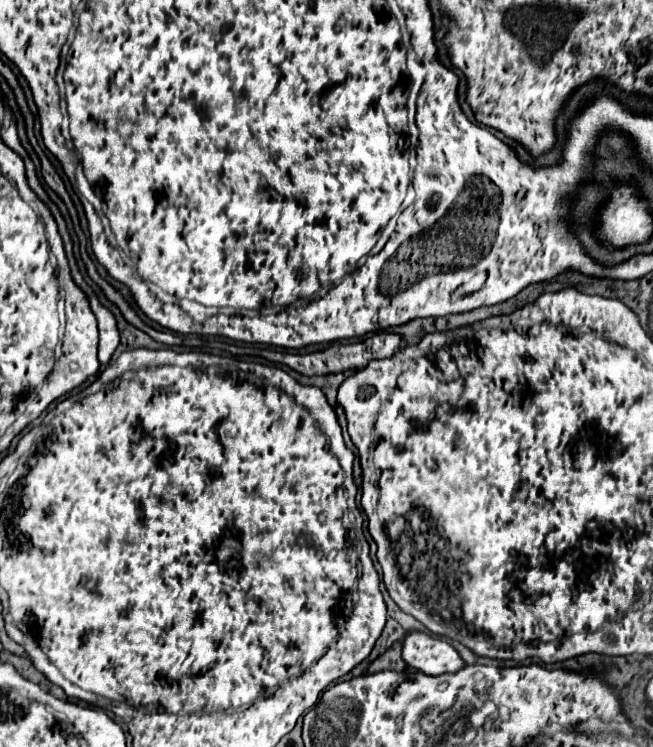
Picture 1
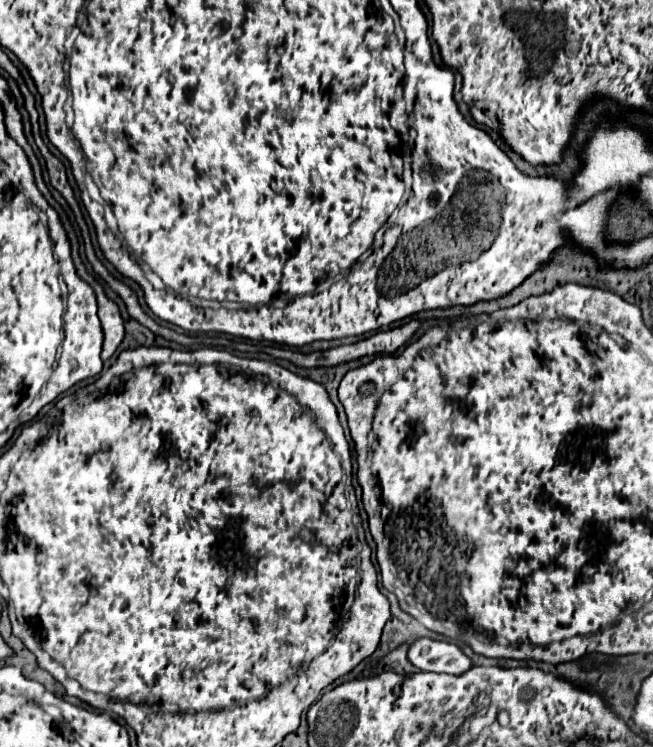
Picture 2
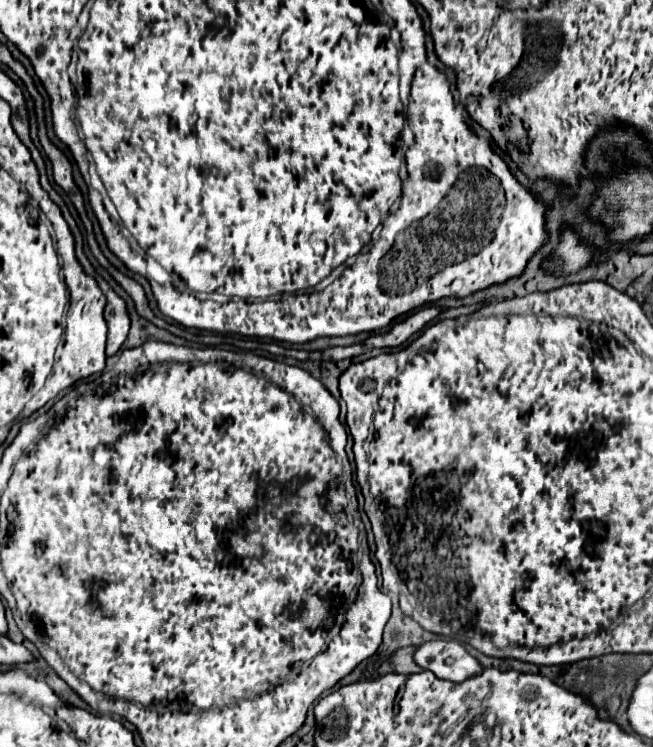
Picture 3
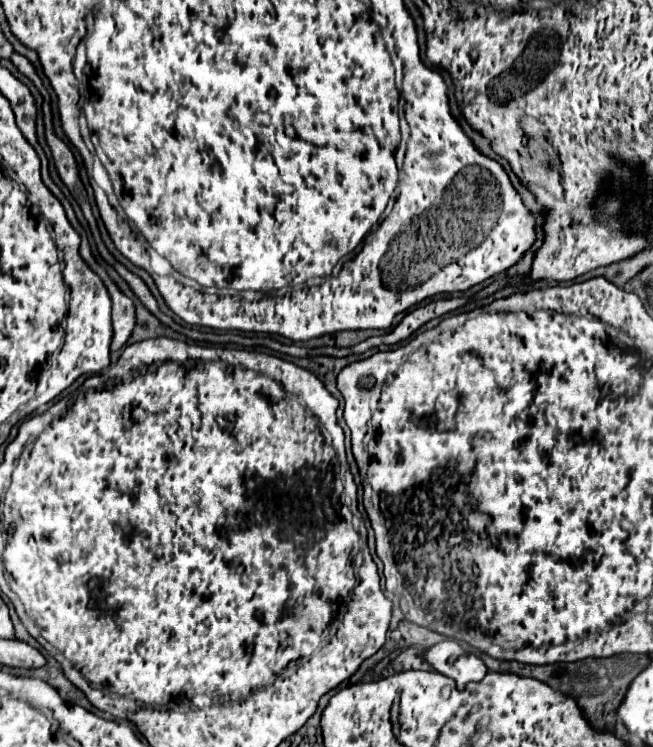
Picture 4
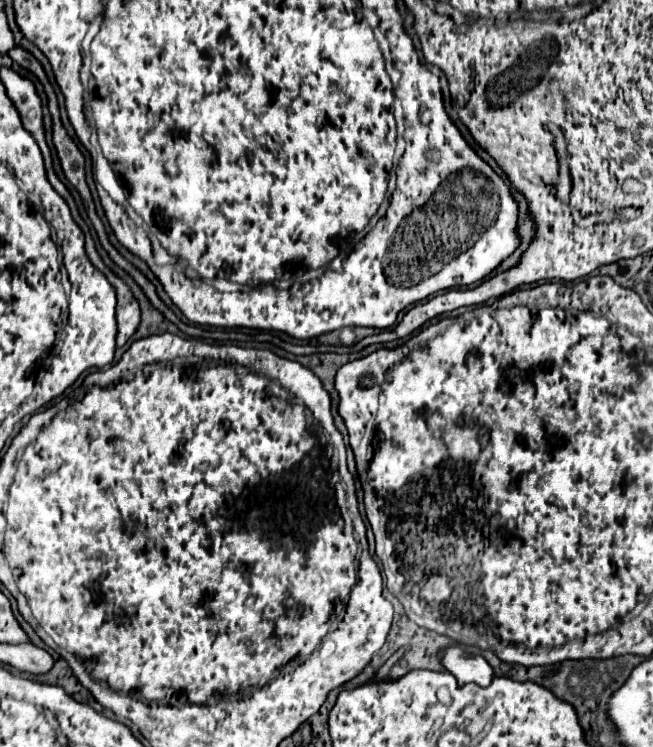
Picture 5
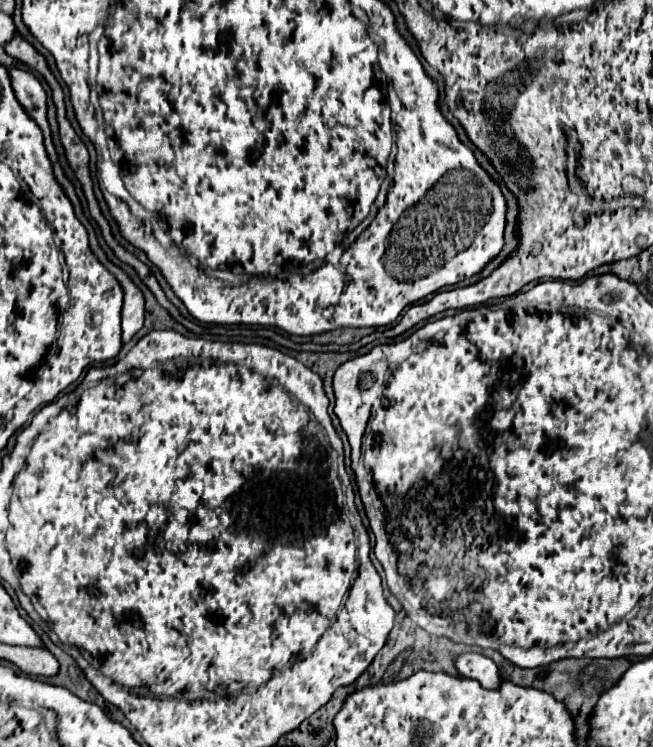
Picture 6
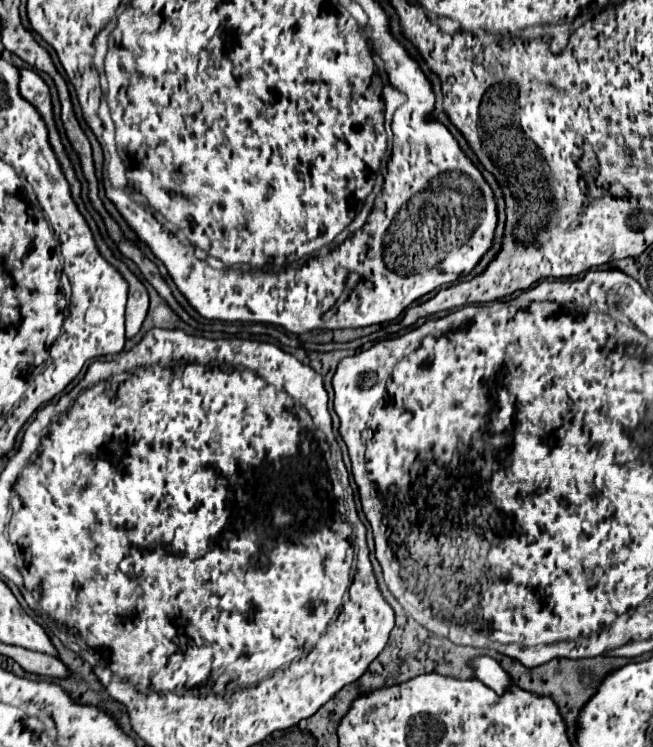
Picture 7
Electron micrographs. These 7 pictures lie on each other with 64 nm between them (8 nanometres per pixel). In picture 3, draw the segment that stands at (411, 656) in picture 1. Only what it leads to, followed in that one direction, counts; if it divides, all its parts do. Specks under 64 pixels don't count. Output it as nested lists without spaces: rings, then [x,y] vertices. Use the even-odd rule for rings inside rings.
[[[434,640],[420,644],[414,652],[414,662],[420,668],[452,682],[462,682],[482,670],[476,658],[472,658],[456,640]]]

